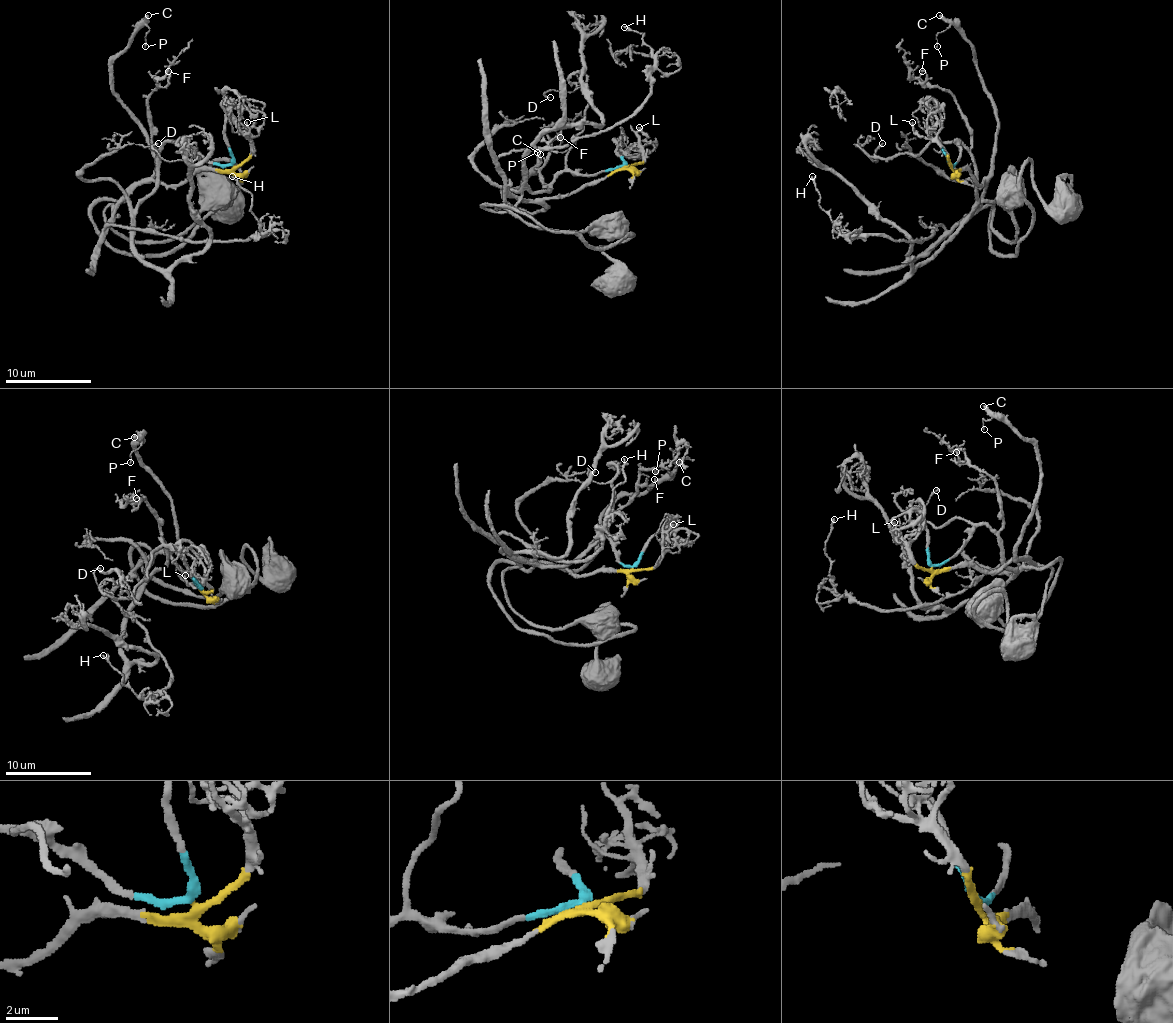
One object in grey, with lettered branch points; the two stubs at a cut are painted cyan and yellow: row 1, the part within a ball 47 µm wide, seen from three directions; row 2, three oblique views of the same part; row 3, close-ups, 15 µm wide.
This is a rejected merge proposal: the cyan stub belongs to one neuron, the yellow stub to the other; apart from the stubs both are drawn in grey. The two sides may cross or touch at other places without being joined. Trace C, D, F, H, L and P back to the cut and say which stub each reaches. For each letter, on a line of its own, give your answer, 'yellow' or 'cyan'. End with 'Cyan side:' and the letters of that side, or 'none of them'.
C: yellow
D: cyan
F: cyan
H: yellow
L: yellow
P: yellow
Cyan side: D, F

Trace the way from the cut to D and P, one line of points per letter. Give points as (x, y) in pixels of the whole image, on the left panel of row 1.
D: (233, 165), (223, 165), (199, 156), (173, 141), (180, 141), (199, 159), (167, 161), (154, 148), (158, 144)
P: (233, 165), (197, 169), (177, 184), (152, 176), (145, 129), (113, 90), (115, 58), (143, 25), (145, 47)

